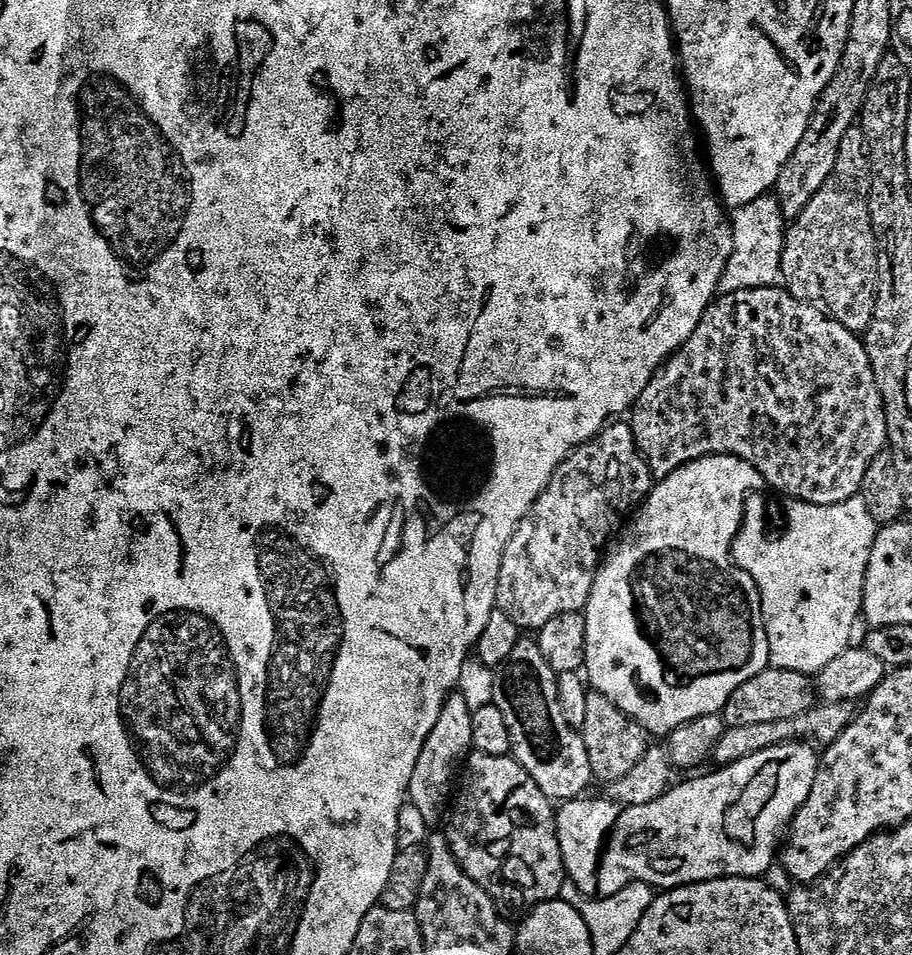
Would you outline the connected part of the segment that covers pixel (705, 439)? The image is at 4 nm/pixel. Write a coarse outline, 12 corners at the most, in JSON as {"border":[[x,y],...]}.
{"border":[[701,315],[630,409],[663,478],[737,456],[792,500],[860,496],[888,447],[876,392],[740,392]]}

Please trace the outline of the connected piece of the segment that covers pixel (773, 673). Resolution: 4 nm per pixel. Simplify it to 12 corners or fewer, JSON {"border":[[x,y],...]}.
{"border":[[766,667],[722,709],[724,724],[798,718],[818,703],[806,672]]}

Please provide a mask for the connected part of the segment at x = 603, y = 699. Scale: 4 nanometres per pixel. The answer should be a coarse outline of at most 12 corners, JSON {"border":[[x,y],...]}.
{"border":[[605,692],[584,700],[592,775],[630,774],[650,733]]}

